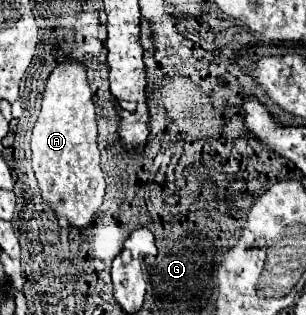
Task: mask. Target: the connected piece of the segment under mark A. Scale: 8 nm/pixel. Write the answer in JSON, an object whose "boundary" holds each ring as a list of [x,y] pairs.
{"boundary":[[[64,61],[60,63],[50,77],[46,79],[46,89],[42,97],[42,109],[40,117],[32,131],[32,167],[38,179],[38,185],[42,189],[44,201],[56,211],[58,217],[68,219],[74,227],[86,227],[90,221],[84,221],[84,213],[94,213],[96,205],[102,205],[102,189],[104,185],[104,173],[100,169],[100,151],[96,147],[96,113],[92,103],[92,93],[86,83],[86,69],[78,61]]]}

